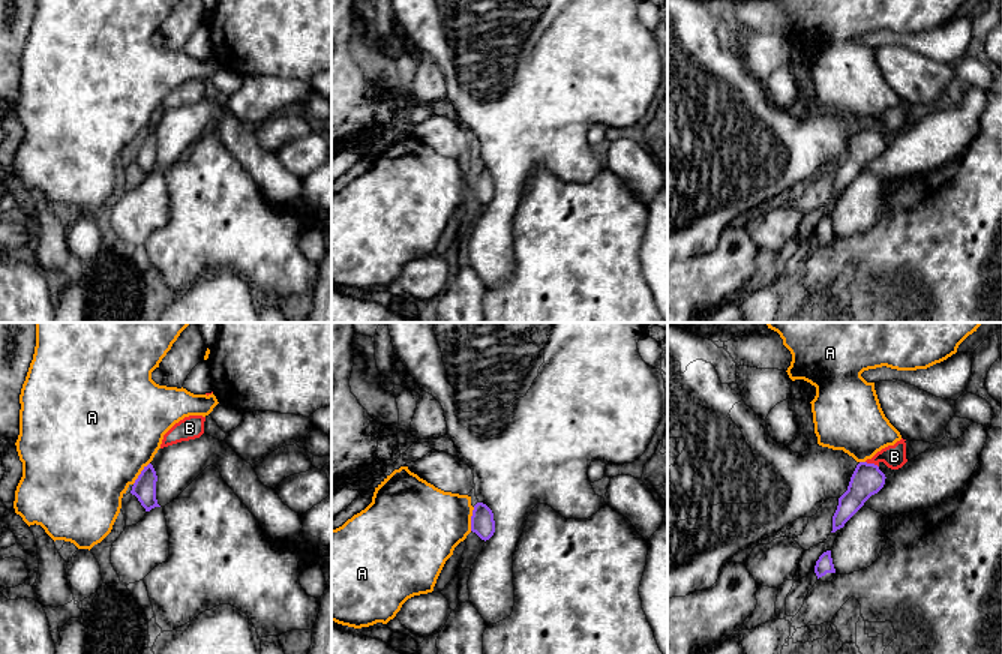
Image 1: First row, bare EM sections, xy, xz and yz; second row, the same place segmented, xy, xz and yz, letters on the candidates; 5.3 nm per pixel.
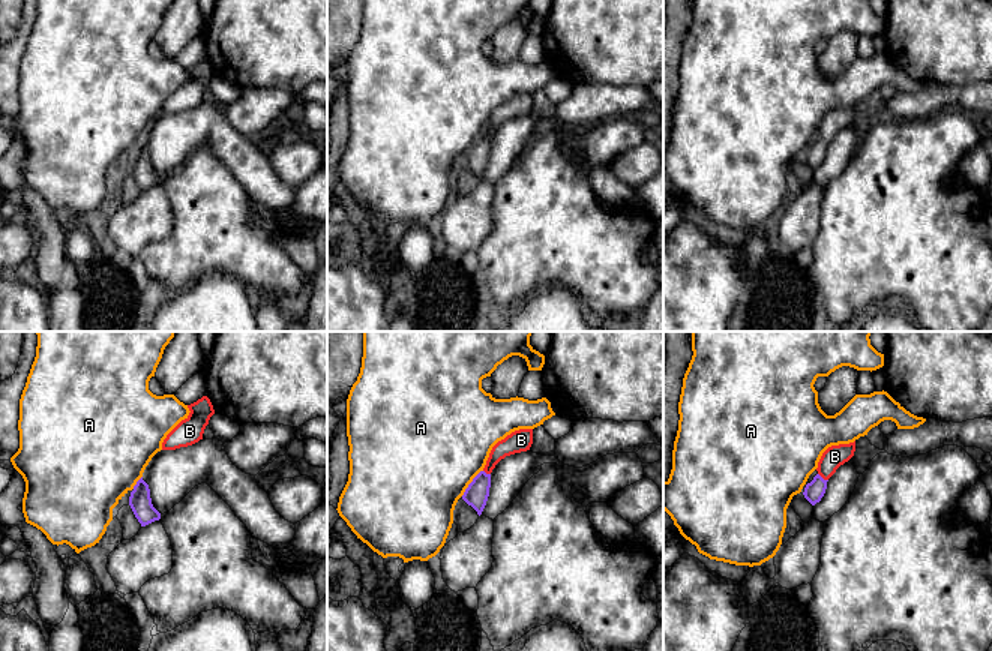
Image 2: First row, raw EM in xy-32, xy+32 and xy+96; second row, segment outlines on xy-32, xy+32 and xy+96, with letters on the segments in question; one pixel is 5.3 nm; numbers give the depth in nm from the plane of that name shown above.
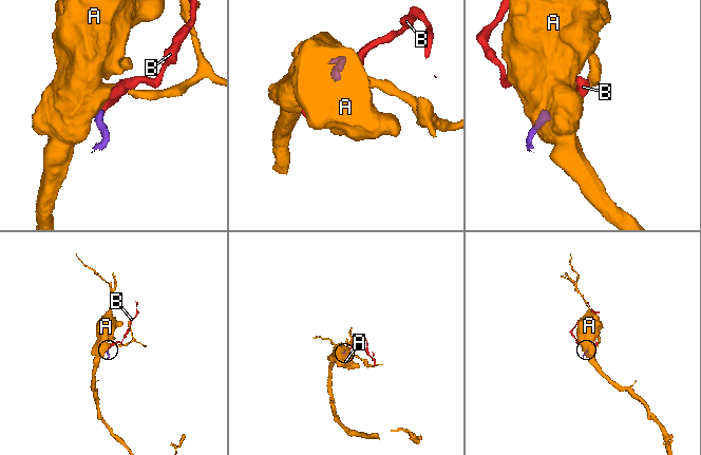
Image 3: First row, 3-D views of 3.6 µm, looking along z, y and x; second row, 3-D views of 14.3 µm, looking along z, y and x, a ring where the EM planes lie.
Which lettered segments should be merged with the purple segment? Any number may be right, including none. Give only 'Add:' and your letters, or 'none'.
Add: B

